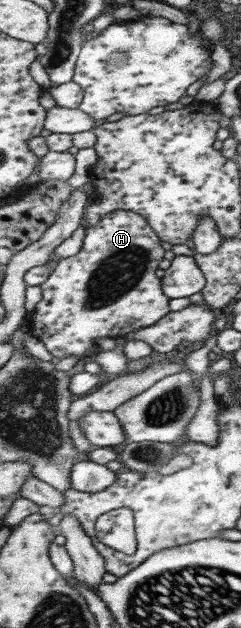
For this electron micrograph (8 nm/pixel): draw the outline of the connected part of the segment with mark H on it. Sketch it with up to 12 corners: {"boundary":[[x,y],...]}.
{"boundary":[[126,209],[40,286],[55,361],[170,313],[162,240]]}

